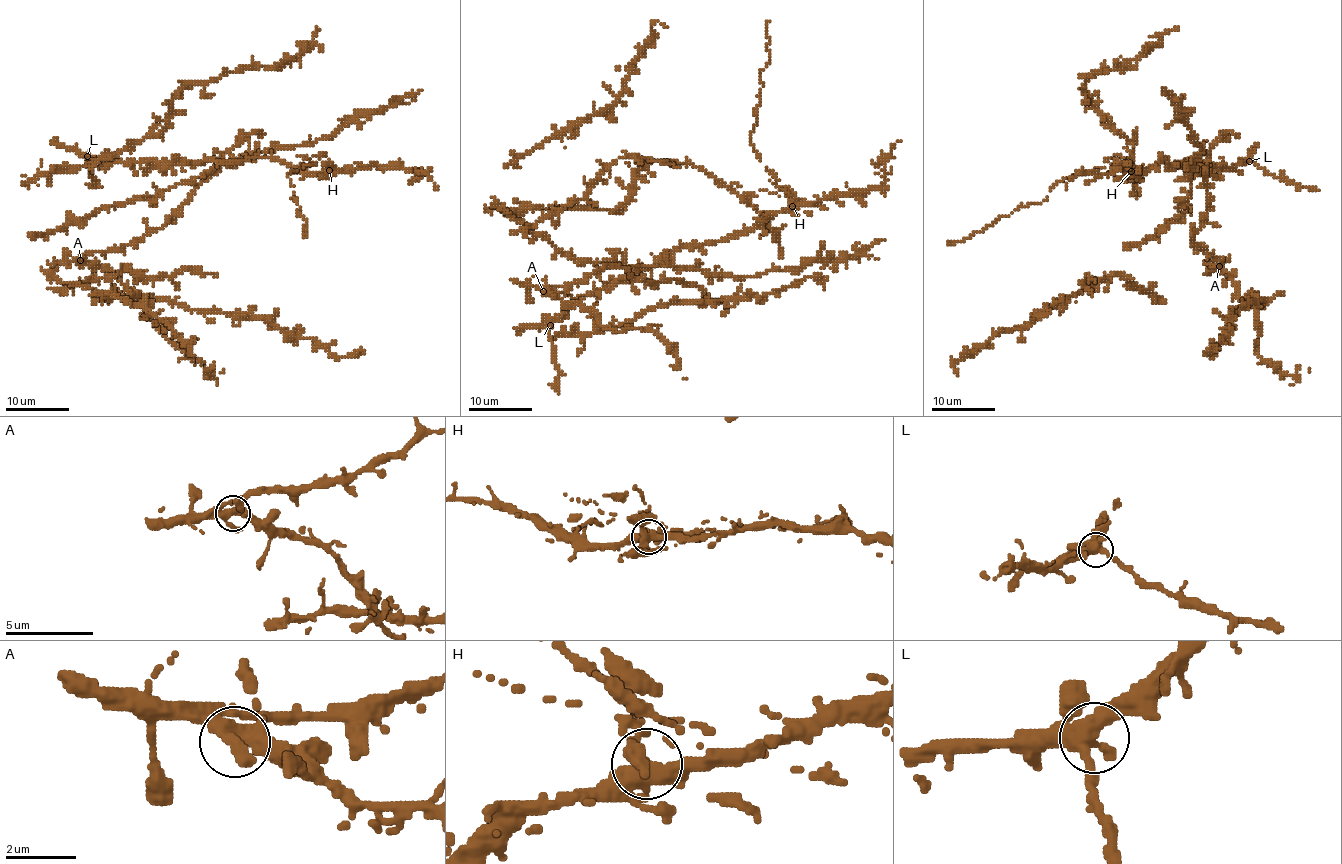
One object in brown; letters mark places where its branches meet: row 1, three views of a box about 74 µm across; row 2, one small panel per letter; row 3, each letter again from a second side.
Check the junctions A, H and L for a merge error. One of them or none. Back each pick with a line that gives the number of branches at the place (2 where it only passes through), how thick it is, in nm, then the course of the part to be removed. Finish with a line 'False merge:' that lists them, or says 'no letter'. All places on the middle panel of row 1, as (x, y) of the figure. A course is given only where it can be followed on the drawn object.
H: 4 branches meet; 440 nm thick; foreign part runs (793, 206), (788, 189), (766, 166), (750, 139), (762, 87), (759, 74), (770, 57), (770, 20)
False merge: H

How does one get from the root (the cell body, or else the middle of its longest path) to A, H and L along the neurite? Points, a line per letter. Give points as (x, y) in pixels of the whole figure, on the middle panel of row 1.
A: (650, 265), (674, 265), (681, 278), (641, 282), (620, 267), (606, 267), (566, 285), (543, 287), (543, 291)
H: (650, 265), (670, 265), (668, 256), (689, 245), (710, 245), (753, 232), (772, 214), (793, 206)
L: (650, 265), (670, 265), (655, 262), (625, 274), (601, 290), (577, 298), (550, 325)

